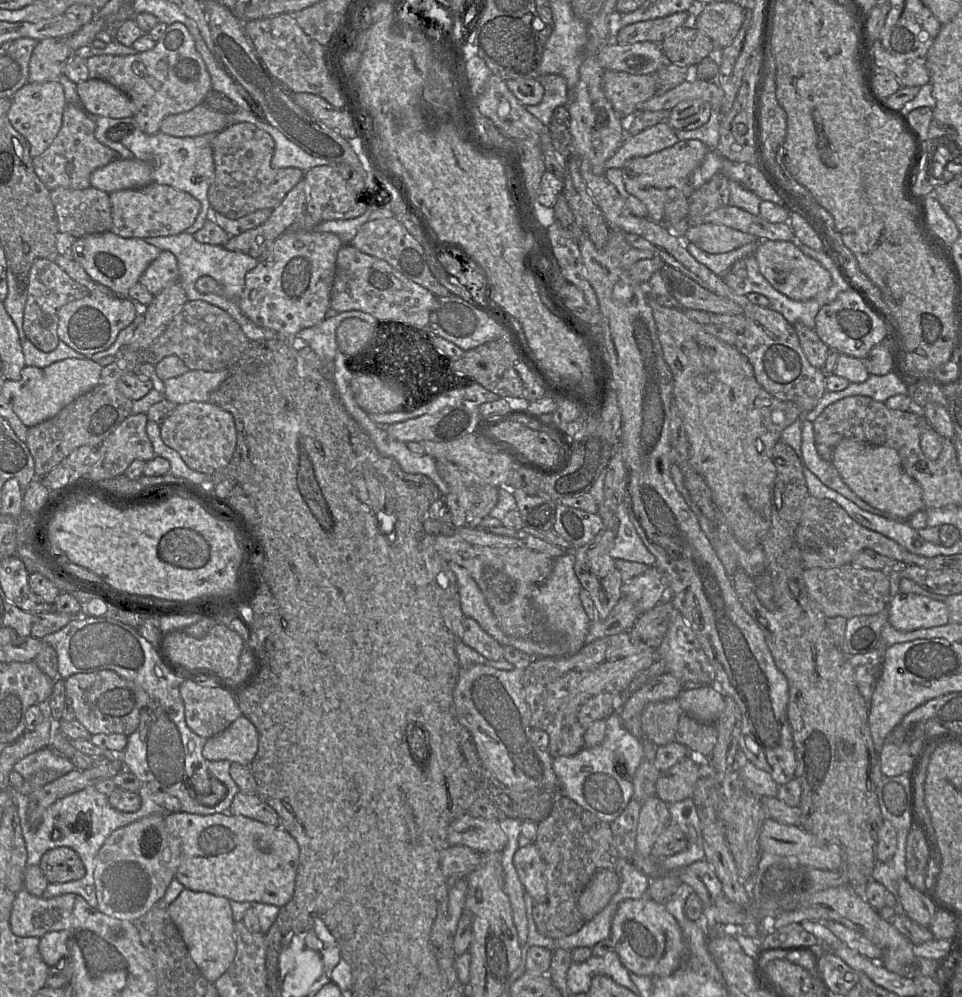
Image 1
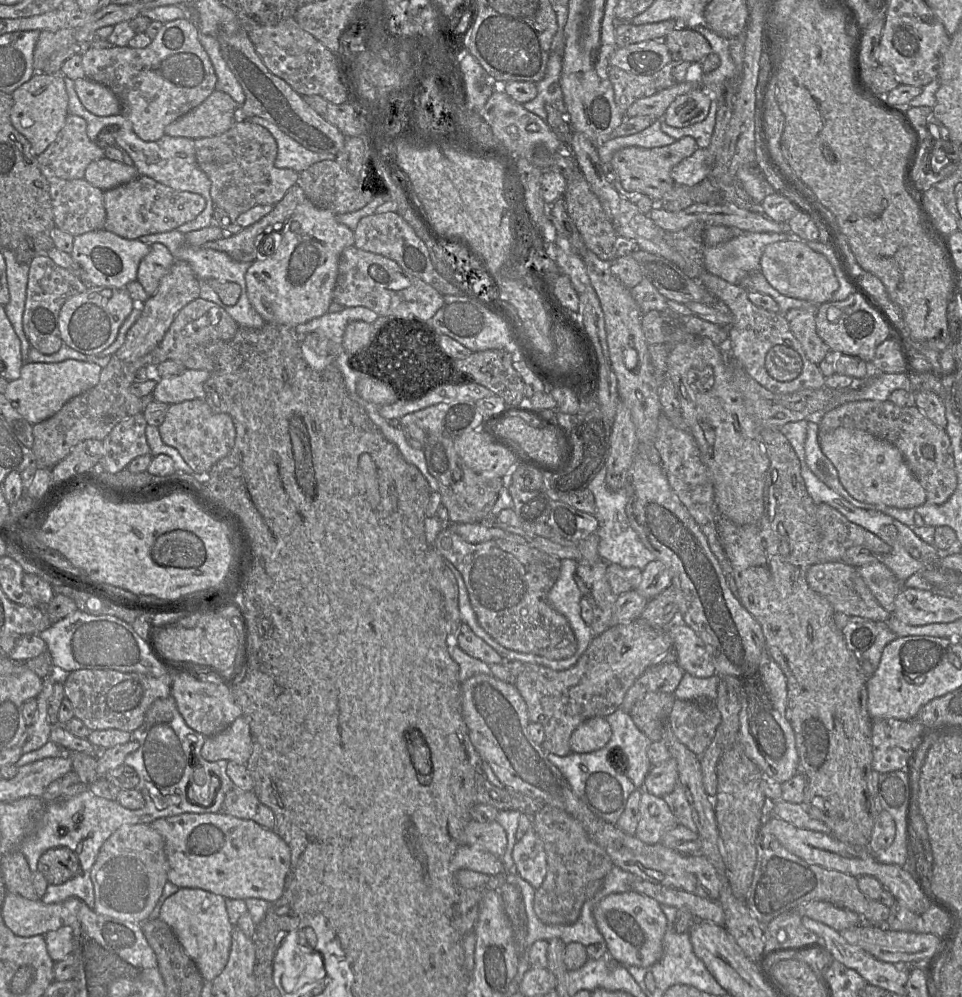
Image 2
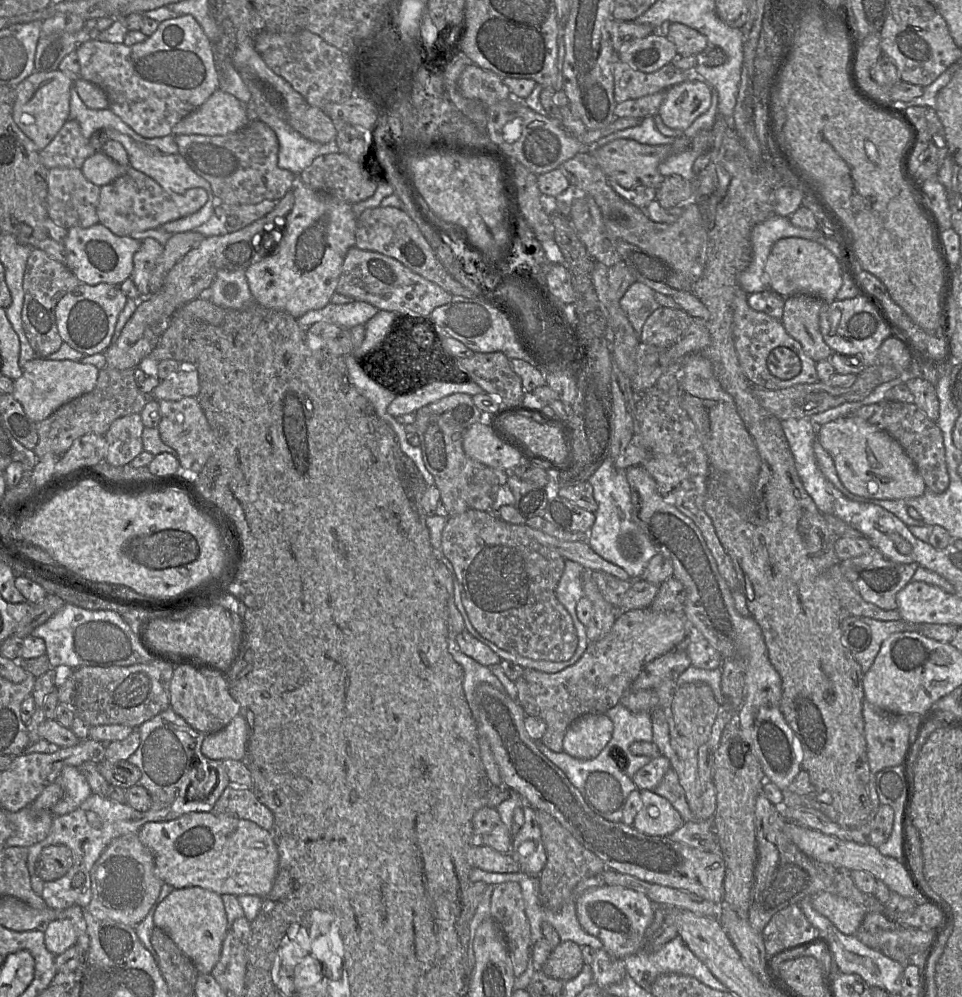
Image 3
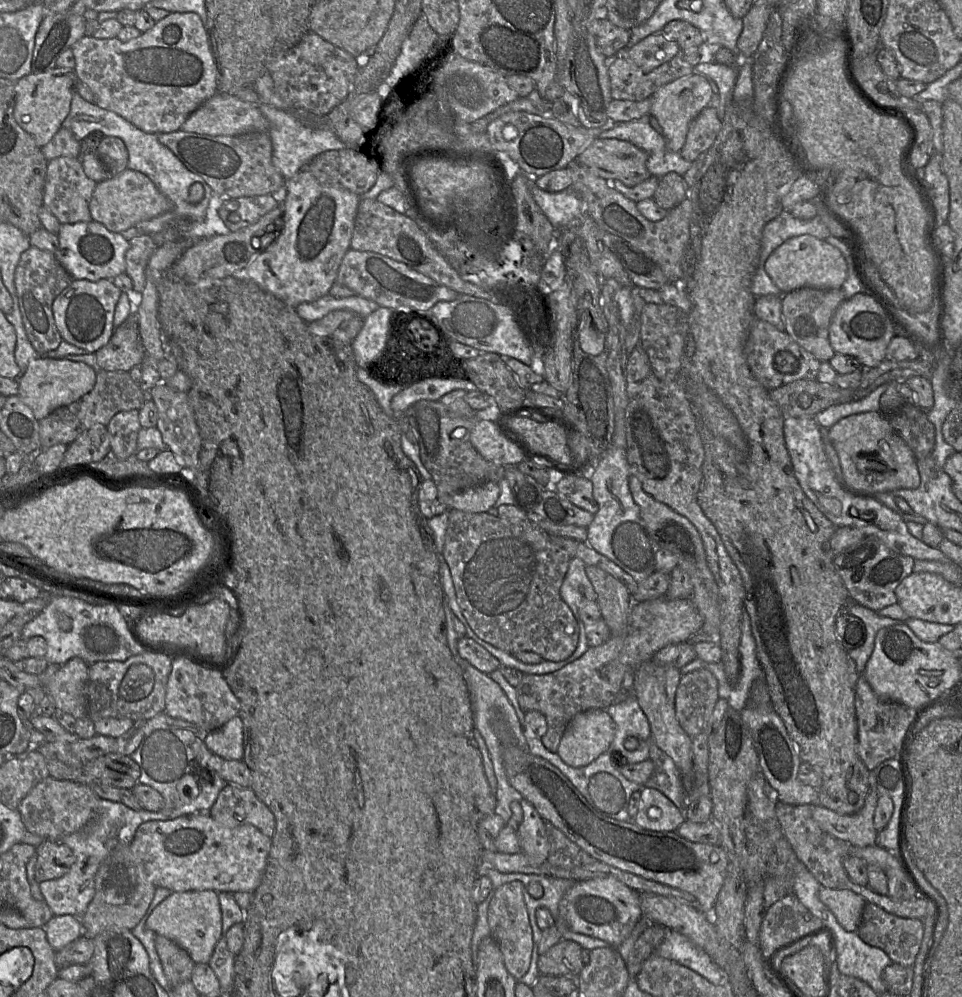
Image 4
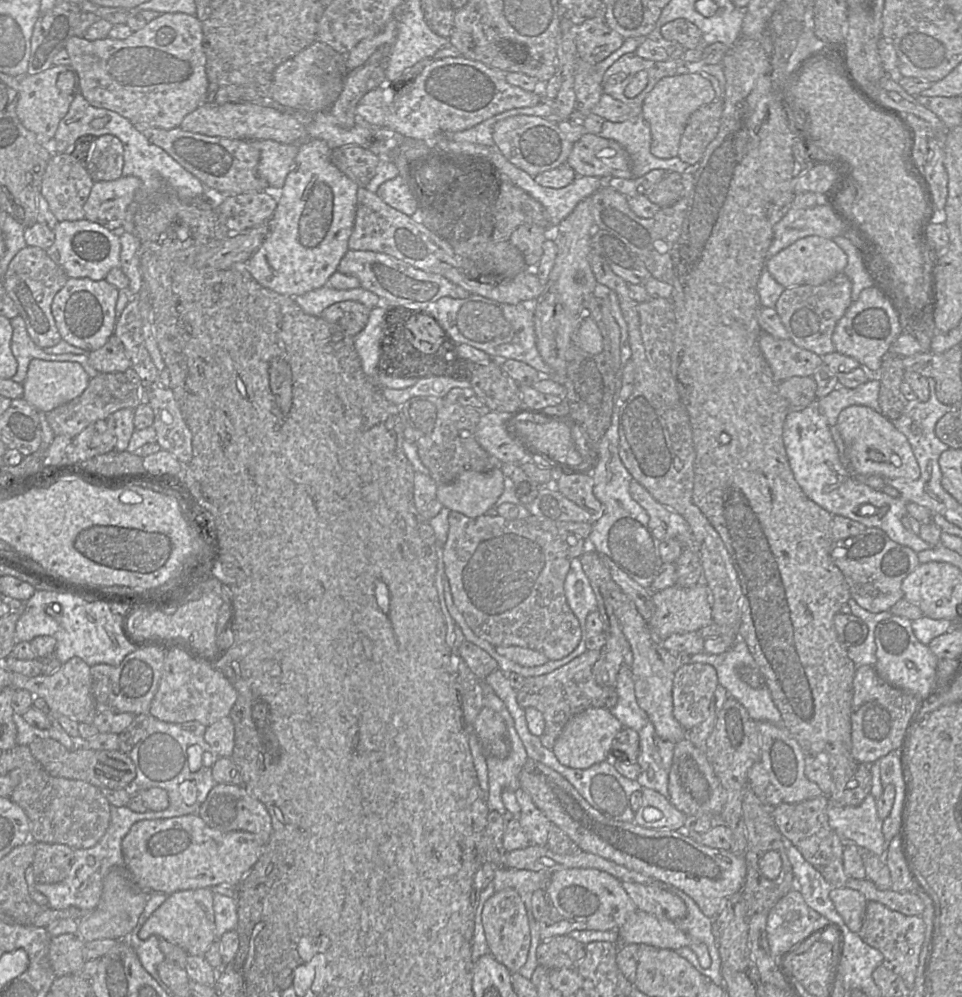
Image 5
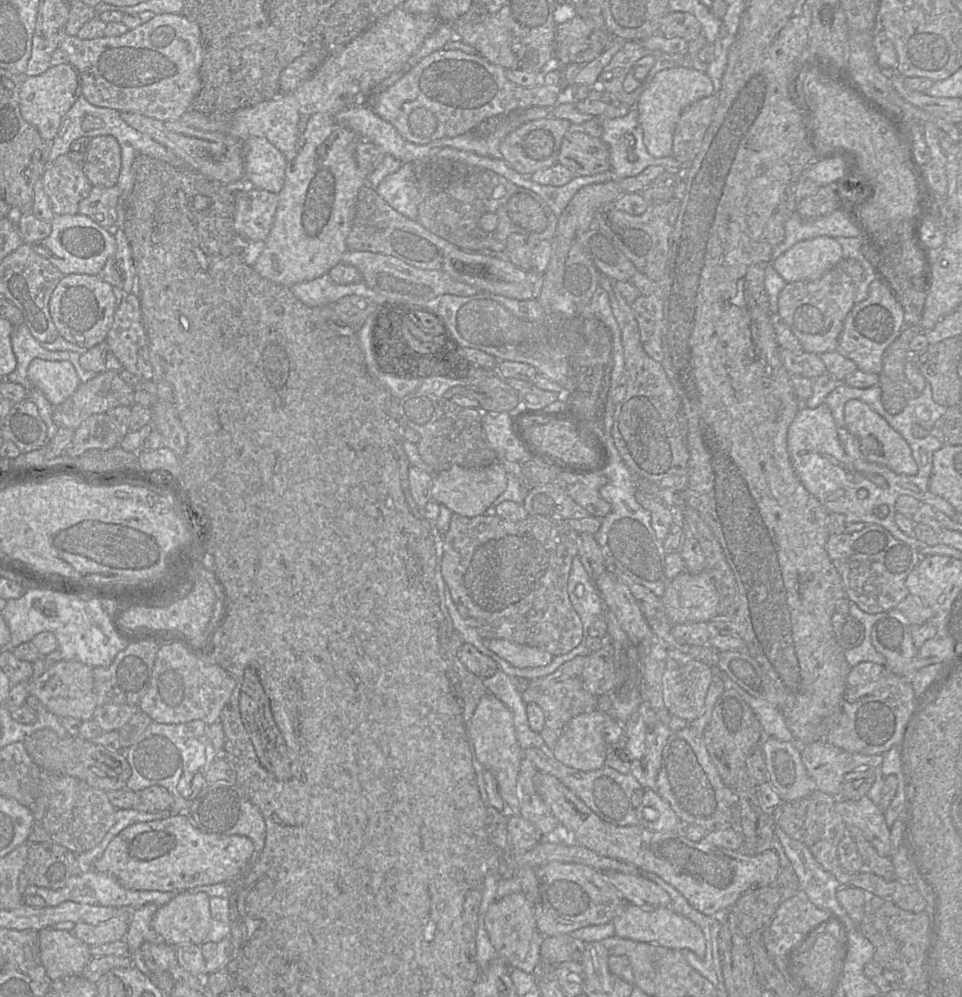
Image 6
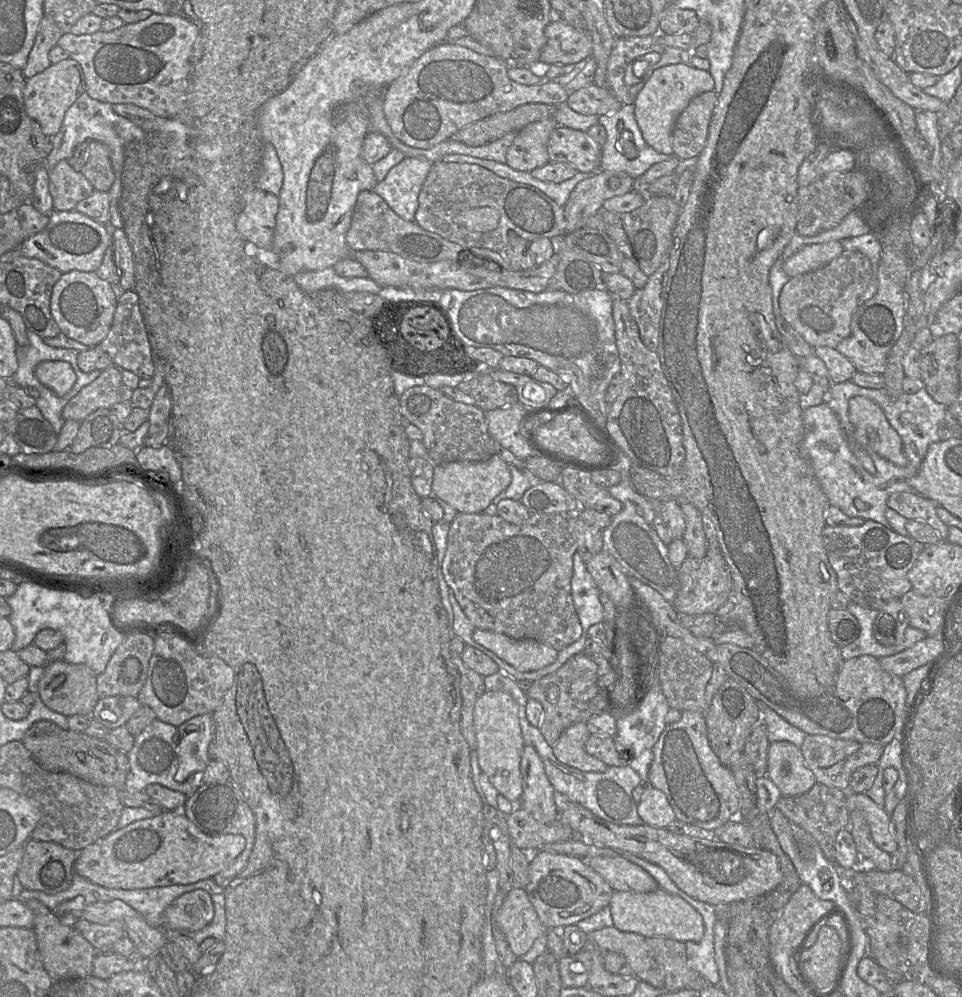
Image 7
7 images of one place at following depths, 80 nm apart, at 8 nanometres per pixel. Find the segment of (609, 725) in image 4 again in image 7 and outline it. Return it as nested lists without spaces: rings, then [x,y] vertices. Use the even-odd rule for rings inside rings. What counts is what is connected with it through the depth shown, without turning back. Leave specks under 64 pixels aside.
[[[586,722],[573,724],[564,730],[552,747],[557,760],[583,772],[605,772],[608,766],[585,750],[590,735]]]

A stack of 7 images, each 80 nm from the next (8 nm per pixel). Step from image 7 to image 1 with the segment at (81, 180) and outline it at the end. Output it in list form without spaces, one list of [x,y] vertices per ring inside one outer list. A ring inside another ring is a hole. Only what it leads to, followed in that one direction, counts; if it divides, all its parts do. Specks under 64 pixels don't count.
[[[92,186],[74,190],[56,188],[51,199],[59,232],[75,238],[109,232],[112,227],[109,194]]]

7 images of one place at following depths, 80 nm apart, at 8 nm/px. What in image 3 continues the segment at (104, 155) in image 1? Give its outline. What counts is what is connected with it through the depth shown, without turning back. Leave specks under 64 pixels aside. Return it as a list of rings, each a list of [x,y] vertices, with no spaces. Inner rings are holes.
[[[69,119],[54,139],[39,152],[40,160],[47,169],[81,169],[84,161],[94,153],[89,139],[82,135],[79,123]]]

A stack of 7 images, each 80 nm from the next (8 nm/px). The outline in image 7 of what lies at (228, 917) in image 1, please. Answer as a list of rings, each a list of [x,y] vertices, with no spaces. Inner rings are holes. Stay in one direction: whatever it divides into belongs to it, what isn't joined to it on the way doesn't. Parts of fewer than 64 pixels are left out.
[[[194,890],[177,897],[164,912],[164,928],[190,933],[207,927],[214,916],[212,895]]]

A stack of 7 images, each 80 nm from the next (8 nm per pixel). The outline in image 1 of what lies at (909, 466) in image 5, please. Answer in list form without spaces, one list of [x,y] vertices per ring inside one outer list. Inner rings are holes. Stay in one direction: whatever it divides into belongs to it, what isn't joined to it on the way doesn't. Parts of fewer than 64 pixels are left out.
[[[844,439],[834,448],[831,463],[858,498],[888,517],[907,521],[925,508],[922,488],[904,471],[899,455],[893,448]]]

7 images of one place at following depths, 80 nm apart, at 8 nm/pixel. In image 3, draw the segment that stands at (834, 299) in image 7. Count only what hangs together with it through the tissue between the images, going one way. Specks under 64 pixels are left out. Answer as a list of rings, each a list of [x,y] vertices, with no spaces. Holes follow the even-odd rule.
[[[812,295],[785,297],[781,322],[786,332],[798,341],[804,352],[816,363],[833,354],[819,328],[820,311],[824,302]]]

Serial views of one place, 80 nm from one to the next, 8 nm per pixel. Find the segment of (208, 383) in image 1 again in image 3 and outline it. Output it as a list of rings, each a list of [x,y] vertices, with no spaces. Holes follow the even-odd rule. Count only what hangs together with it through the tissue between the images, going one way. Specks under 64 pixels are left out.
[[[180,364],[180,370],[161,380],[150,398],[157,401],[177,401],[185,397],[197,397],[200,391],[198,371],[192,364]]]

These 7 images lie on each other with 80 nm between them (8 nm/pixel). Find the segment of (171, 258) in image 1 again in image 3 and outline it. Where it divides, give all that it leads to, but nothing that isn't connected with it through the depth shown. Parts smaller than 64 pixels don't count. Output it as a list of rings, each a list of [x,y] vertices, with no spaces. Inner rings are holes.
[[[153,238],[142,240],[139,250],[133,256],[133,279],[140,296],[149,296],[149,280],[157,260],[163,253],[163,245]]]

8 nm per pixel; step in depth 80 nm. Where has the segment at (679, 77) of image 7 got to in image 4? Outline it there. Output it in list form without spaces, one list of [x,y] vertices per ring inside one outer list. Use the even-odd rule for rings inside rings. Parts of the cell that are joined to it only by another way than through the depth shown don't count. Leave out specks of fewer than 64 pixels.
[[[696,72],[663,85],[651,96],[650,115],[659,121],[667,150],[682,150],[691,122],[704,108],[710,106],[712,97],[713,92],[707,78]]]

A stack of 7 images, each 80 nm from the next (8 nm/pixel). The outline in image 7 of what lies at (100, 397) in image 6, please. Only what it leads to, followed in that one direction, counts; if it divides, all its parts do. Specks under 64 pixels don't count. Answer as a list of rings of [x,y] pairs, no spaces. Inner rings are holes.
[[[112,365],[102,370],[93,382],[68,401],[63,408],[62,417],[65,421],[81,422],[98,409],[130,402],[133,391],[123,383],[121,369]]]

